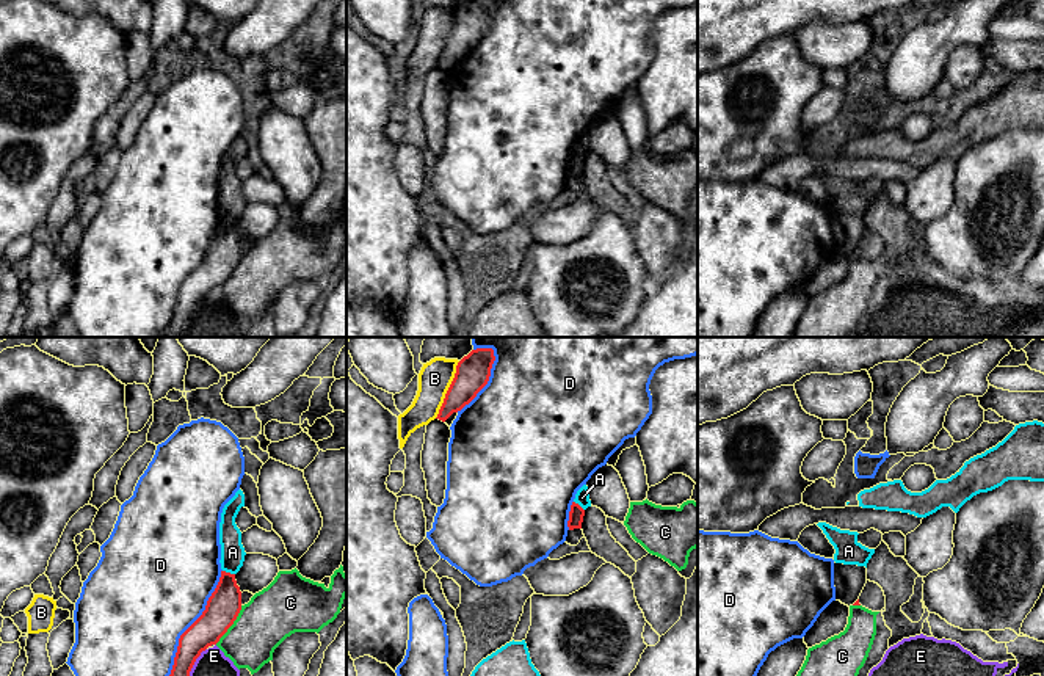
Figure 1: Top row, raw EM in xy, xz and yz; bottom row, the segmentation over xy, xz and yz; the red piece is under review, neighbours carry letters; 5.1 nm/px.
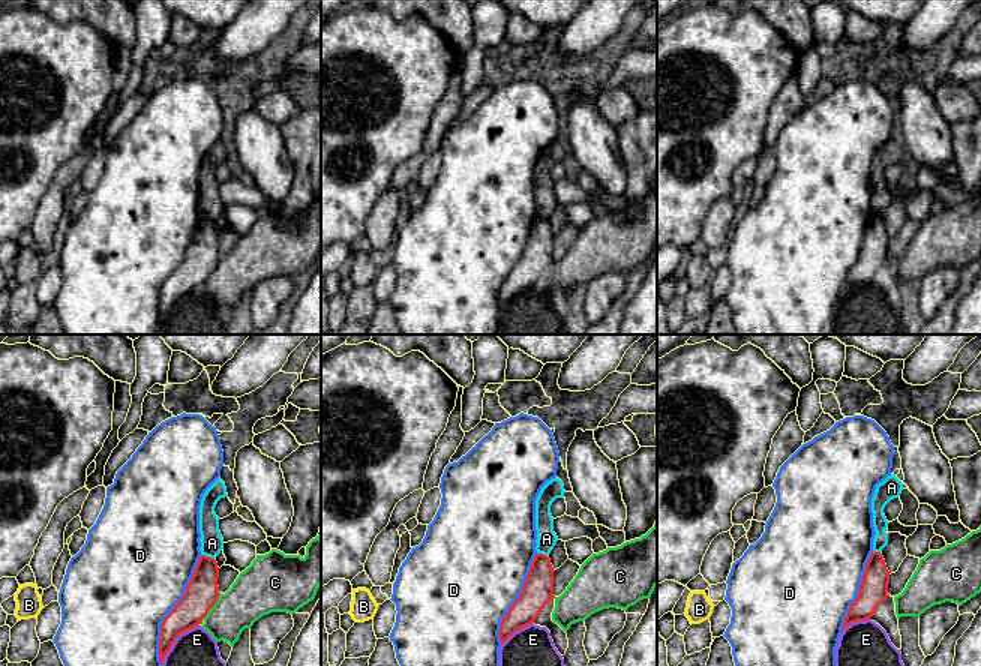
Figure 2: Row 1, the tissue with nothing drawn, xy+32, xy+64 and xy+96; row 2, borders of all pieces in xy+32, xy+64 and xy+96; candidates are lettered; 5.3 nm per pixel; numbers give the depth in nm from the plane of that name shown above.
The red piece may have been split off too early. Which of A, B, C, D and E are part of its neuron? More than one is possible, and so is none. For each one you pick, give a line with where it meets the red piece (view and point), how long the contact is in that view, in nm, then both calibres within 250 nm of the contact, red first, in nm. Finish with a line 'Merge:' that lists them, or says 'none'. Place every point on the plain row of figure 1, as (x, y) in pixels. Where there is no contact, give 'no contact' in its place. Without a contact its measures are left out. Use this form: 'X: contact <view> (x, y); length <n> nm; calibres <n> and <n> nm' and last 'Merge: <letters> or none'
Merge: none

